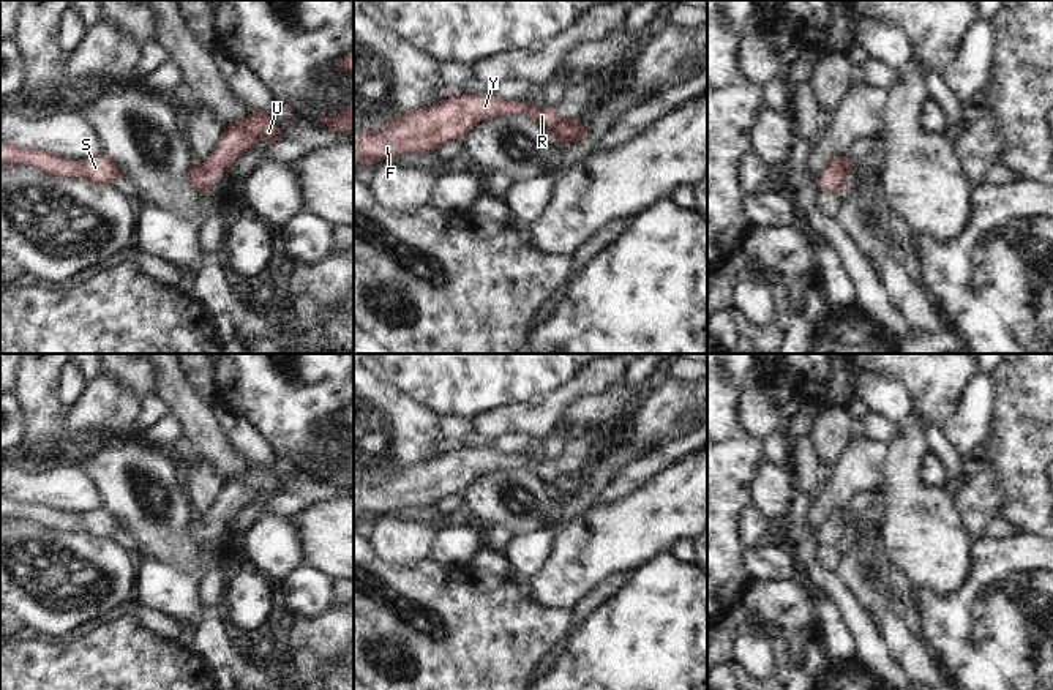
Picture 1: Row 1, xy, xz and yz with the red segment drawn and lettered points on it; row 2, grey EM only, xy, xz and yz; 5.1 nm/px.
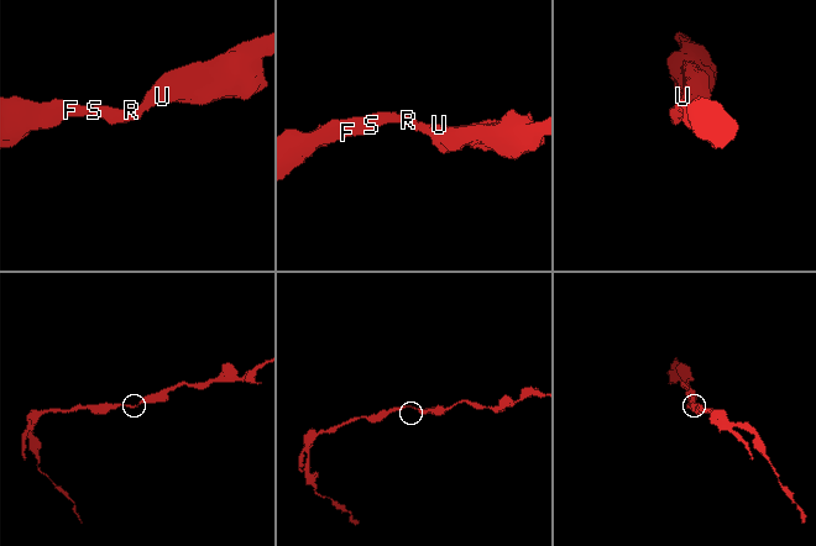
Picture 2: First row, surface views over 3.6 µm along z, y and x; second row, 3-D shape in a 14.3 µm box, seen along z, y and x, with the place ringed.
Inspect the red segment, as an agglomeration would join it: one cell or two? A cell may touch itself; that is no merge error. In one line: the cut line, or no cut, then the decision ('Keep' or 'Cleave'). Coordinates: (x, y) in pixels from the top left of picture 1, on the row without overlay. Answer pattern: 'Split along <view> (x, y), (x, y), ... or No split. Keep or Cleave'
No split. Keep

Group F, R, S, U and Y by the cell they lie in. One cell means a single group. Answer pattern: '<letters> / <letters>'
F R S U Y

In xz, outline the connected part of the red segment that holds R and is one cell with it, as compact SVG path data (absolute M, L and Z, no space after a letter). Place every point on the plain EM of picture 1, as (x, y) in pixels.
M488 447L455 450L392 474L380 485L354 485L354 523L399 508L433 507L450 494L463 493L478 475L497 469L524 469L557 491L559 499L587 491L583 475L562 475L551 459L529 461Z

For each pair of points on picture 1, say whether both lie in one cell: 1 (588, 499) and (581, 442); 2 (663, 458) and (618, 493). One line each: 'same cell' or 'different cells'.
1: different cells
2: same cell

